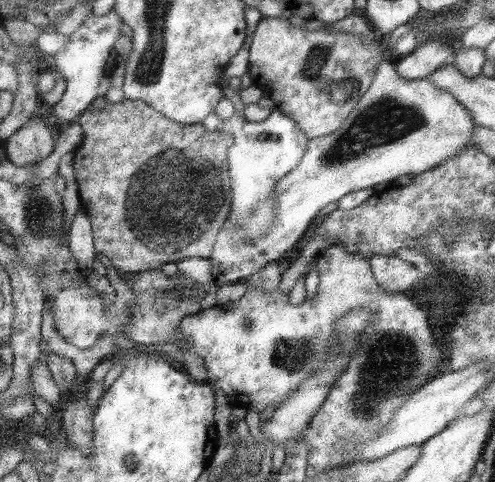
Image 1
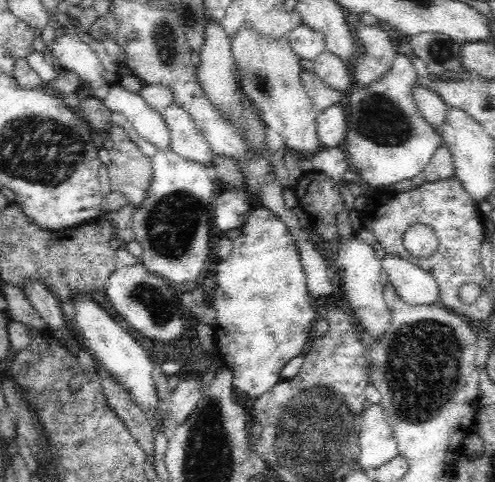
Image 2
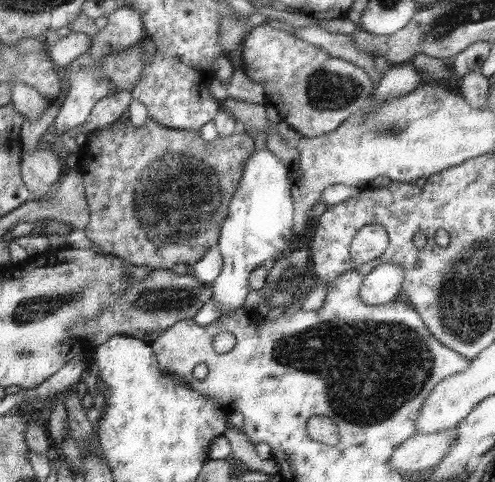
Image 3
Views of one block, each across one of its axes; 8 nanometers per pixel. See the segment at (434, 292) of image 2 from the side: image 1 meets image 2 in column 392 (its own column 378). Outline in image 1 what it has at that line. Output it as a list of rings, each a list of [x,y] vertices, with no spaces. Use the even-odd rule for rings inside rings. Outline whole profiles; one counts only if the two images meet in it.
[[[373,256],[369,260],[373,278],[379,288],[385,292],[405,292],[411,288],[415,280],[419,280],[419,270],[415,264],[409,264],[405,260],[399,260],[397,256]]]

